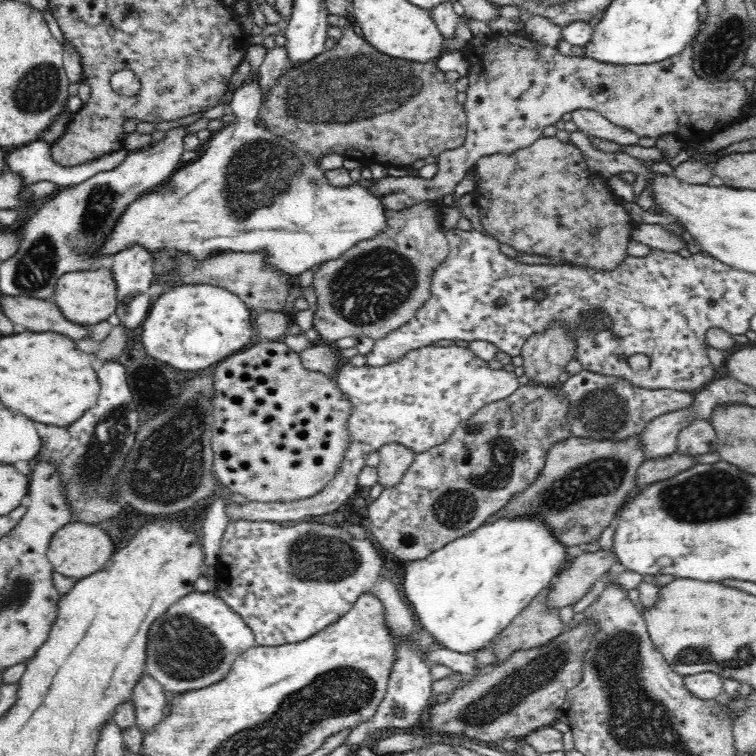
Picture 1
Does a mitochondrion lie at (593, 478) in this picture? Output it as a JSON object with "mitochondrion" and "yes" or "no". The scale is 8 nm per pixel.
{"mitochondrion":"yes"}

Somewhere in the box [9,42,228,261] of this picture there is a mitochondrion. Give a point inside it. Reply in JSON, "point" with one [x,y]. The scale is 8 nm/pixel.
{"point":[36,91]}

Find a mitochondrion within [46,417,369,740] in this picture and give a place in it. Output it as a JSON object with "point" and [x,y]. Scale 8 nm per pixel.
{"point":[184,649]}

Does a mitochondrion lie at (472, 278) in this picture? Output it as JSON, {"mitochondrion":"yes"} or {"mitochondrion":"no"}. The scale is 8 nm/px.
{"mitochondrion":"no"}

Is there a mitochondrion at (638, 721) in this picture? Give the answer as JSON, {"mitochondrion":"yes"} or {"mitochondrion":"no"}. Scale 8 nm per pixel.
{"mitochondrion":"yes"}

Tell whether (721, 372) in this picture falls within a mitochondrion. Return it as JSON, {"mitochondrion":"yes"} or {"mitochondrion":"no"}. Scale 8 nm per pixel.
{"mitochondrion":"no"}

